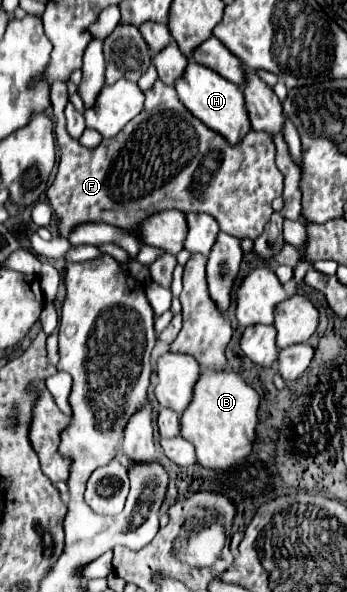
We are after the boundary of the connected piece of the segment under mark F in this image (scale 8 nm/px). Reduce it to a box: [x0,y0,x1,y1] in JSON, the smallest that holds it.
[46,80,282,240]

